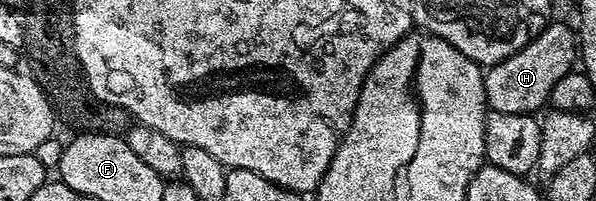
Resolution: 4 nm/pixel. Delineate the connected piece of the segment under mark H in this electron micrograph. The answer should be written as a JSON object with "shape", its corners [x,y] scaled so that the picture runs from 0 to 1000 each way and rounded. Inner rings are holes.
{"shape":[[[924,109],[869,259],[844,289],[844,308],[819,323],[814,358],[815,522],[826,552],[844,567],[906,562],[921,517],[921,473],[924,448],[931,448],[931,408],[938,408],[945,368],[963,353],[970,299],[970,164],[963,144],[960,159],[948,119]]]}

